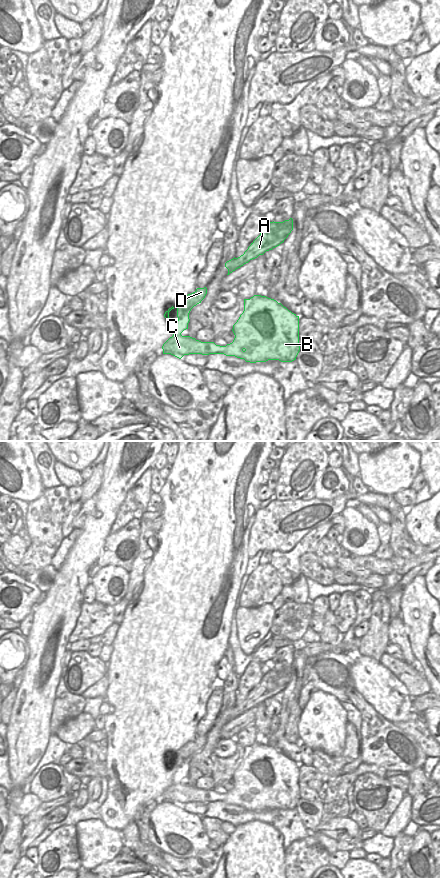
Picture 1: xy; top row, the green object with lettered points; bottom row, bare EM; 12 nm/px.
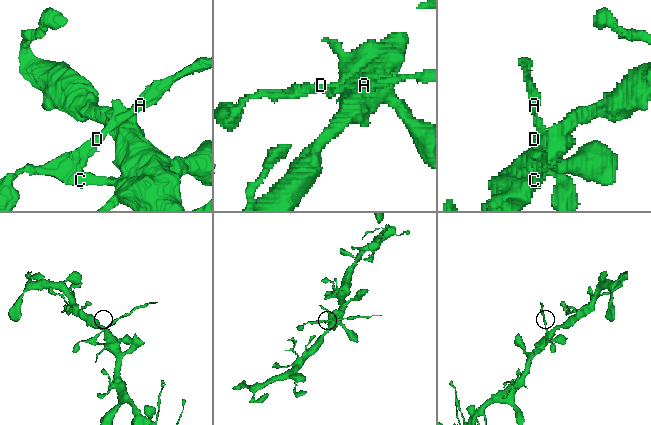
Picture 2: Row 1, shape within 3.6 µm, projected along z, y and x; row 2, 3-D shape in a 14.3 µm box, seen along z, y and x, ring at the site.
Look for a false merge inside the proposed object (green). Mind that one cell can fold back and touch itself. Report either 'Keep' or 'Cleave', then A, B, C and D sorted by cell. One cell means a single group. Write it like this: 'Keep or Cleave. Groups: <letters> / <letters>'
Cleave. Groups: A C D / B.

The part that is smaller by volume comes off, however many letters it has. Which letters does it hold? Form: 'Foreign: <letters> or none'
Foreign: A, C, D

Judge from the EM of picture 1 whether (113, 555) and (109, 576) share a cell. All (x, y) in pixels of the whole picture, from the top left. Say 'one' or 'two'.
two

